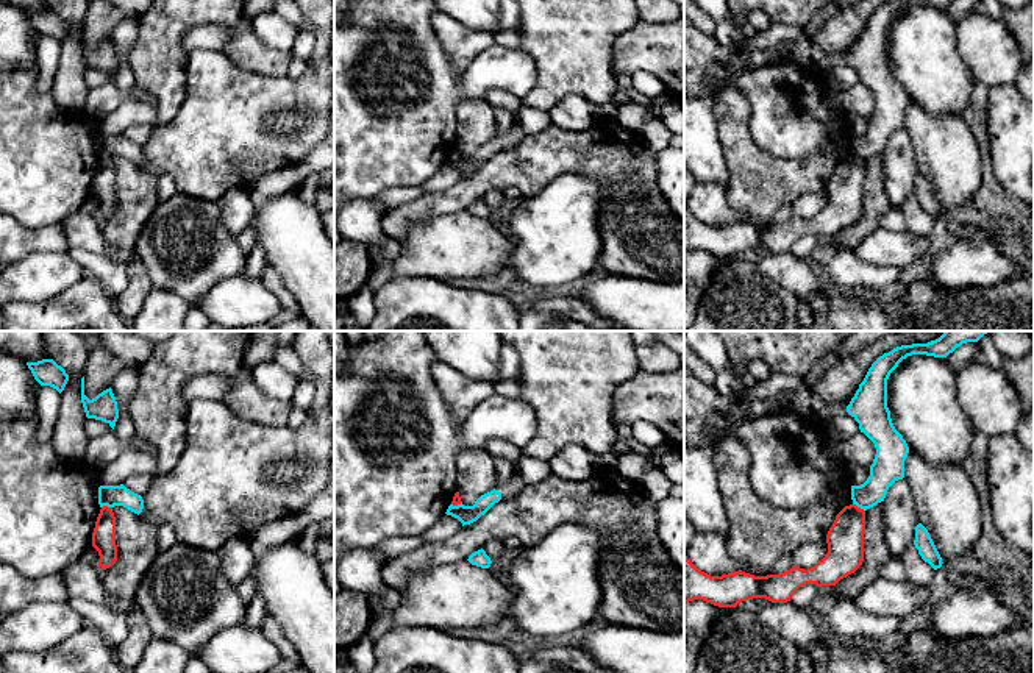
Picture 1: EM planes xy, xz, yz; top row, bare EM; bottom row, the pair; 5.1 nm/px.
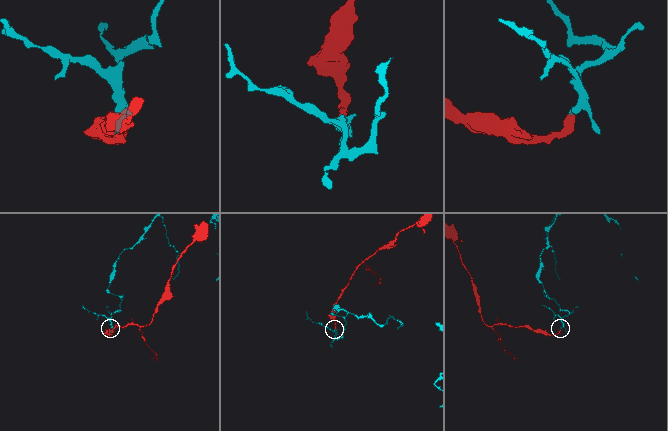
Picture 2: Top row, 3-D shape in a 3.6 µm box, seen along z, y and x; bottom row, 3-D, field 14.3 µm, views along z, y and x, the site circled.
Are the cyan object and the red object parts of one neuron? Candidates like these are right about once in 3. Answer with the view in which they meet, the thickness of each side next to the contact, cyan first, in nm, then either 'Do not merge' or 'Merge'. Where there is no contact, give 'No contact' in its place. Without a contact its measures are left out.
Touches cyan in yz. Thickness 160 nm (cyan) against 190 nm. Do not merge

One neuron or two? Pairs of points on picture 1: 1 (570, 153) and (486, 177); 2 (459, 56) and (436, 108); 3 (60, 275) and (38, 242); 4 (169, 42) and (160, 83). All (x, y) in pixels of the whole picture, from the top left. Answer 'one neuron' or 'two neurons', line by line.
1: one neuron
2: two neurons
3: two neurons
4: one neuron

